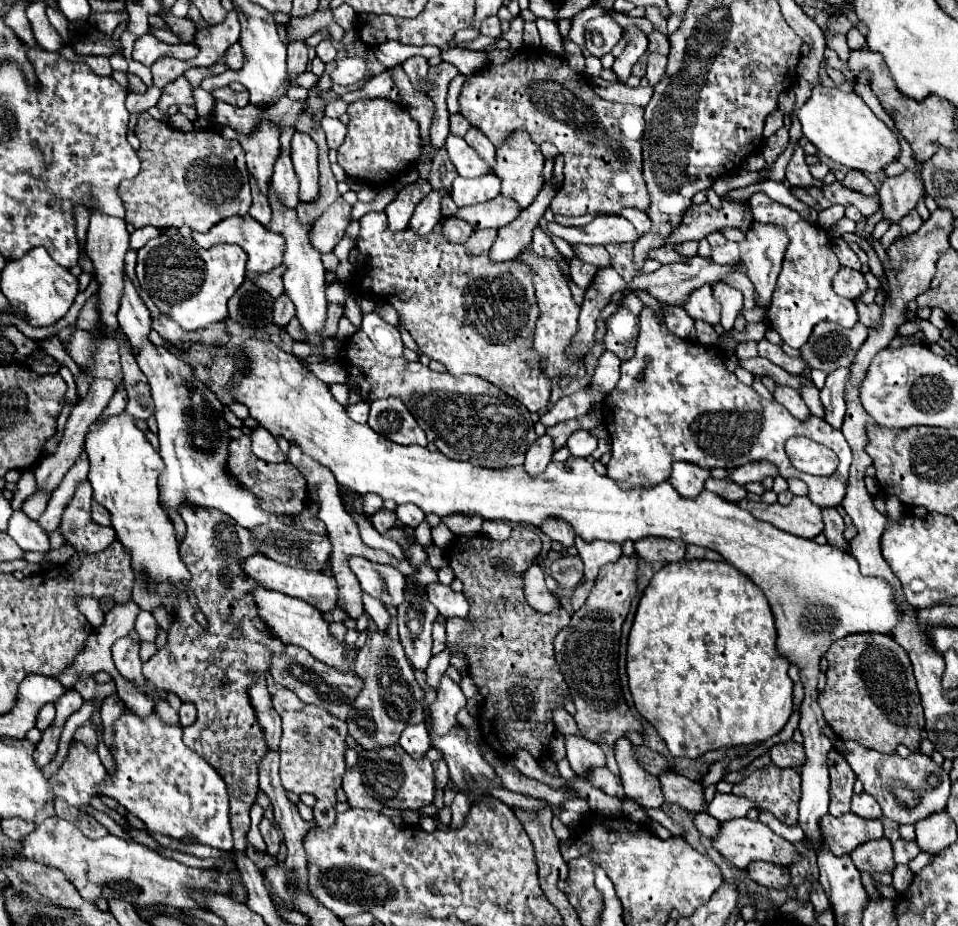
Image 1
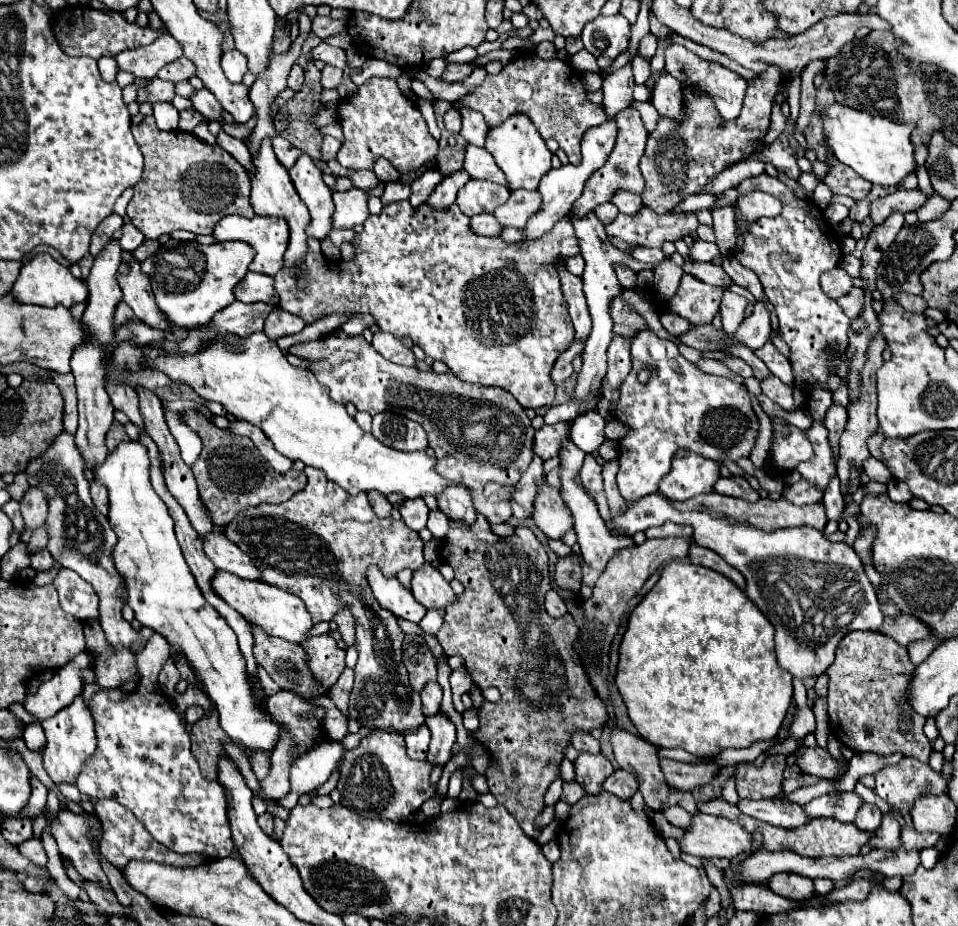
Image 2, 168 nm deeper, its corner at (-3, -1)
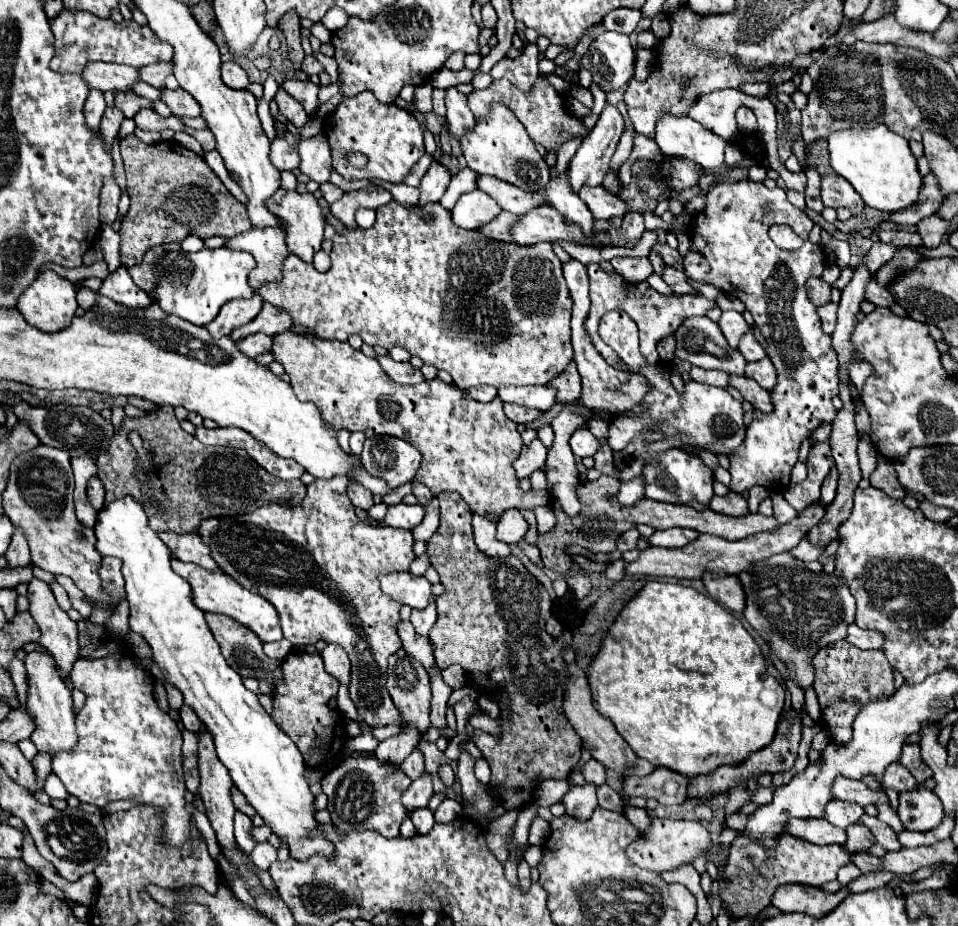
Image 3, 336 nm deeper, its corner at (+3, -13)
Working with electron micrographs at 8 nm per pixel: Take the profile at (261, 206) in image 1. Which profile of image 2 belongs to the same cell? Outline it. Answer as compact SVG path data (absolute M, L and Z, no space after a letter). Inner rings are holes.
M220 132L216 138L218 138L218 144L220 144L224 150L228 150L228 152L230 152L230 154L232 154L248 172L254 172L252 156L250 156L250 152L248 152L244 140L232 138L232 136L228 136L226 132Z

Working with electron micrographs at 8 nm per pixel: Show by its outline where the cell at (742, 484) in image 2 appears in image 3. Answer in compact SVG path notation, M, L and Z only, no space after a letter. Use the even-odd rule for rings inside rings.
M728 492L726 496L714 496L710 502L710 510L726 514L726 516L746 516L748 514L748 504L742 494Z

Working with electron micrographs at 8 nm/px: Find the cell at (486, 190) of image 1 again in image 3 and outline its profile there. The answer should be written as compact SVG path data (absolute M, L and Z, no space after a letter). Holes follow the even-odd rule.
M472 190L456 202L452 218L456 226L466 230L476 230L482 224L488 224L494 216L498 216L500 210L502 208L490 196L486 196L486 192Z

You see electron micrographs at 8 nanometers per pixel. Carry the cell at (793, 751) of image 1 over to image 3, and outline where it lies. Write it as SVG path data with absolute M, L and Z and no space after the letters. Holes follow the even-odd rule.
M838 778L834 782L834 796L840 800L852 800L860 806L868 806L868 804L878 804L878 802L886 802L888 804L888 796L884 790L870 790L864 782L858 780L846 780L846 778Z

